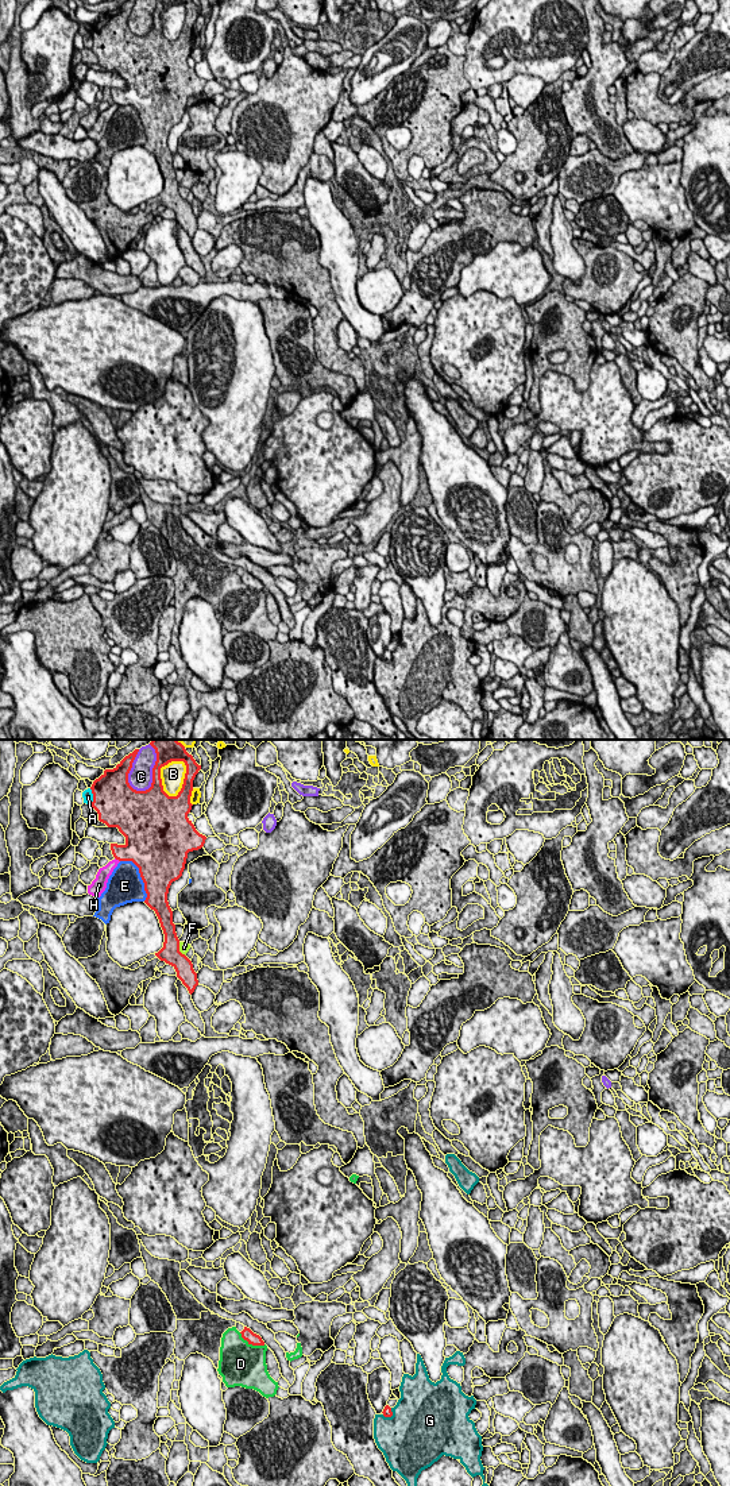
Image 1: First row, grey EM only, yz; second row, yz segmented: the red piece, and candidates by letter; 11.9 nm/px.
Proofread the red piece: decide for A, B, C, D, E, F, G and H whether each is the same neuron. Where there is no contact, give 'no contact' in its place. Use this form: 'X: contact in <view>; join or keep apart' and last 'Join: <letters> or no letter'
A: contact in yz; keep apart
B: contact in yz; keep apart
C: contact in yz; keep apart
D: contact in yz; keep apart
E: contact in yz; keep apart
F: contact in yz; keep apart
G: contact in yz; keep apart
H: contact in yz; keep apart
Join: no letter

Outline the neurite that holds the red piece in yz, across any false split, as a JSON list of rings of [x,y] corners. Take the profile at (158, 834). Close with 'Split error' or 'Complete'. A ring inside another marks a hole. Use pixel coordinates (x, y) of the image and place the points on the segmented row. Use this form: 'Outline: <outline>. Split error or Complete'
Outline: [[[152,740],[150,745],[157,753],[151,787],[136,791],[128,783],[128,773],[139,752],[135,749],[93,781],[92,807],[100,822],[117,827],[125,837],[124,845],[111,844],[112,854],[139,868],[147,893],[144,903],[155,911],[165,934],[163,947],[155,956],[175,969],[177,977],[192,995],[198,985],[197,973],[192,961],[179,952],[167,893],[171,883],[182,876],[188,853],[201,849],[206,840],[188,818],[193,806],[193,780],[201,765],[177,740]],[[171,761],[184,761],[186,765],[177,796],[163,791],[161,779],[161,768]]]. Complete

